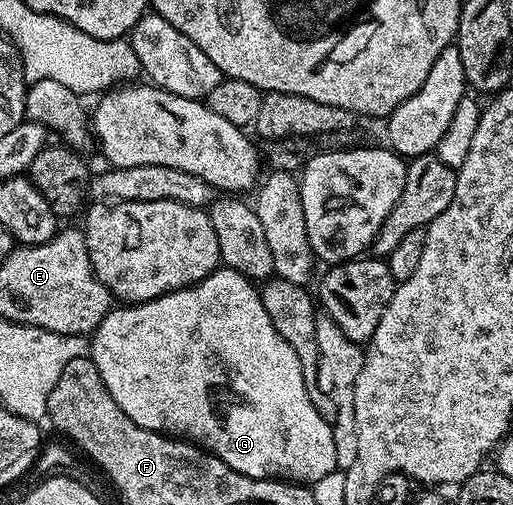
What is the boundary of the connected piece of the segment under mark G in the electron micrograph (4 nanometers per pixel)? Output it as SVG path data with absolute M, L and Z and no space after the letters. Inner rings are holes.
M220 267L187 289L166 293L152 301L127 303L122 307L112 308L111 312L107 314L107 318L98 325L90 338L89 356L97 367L109 395L113 395L117 407L121 407L121 411L125 411L125 415L129 415L129 419L133 419L133 423L137 423L137 427L145 427L154 433L162 433L169 437L189 441L191 444L199 446L200 449L206 449L214 457L220 457L226 465L233 467L233 471L237 471L241 475L251 477L255 481L274 479L292 483L315 483L337 469L335 464L337 451L333 447L332 422L321 419L317 407L313 407L305 387L301 363L297 359L293 347L289 347L289 343L285 343L285 339L281 339L277 327L273 327L273 323L269 319L269 311L265 311L265 303L256 282L250 281L249 278L237 271Z

